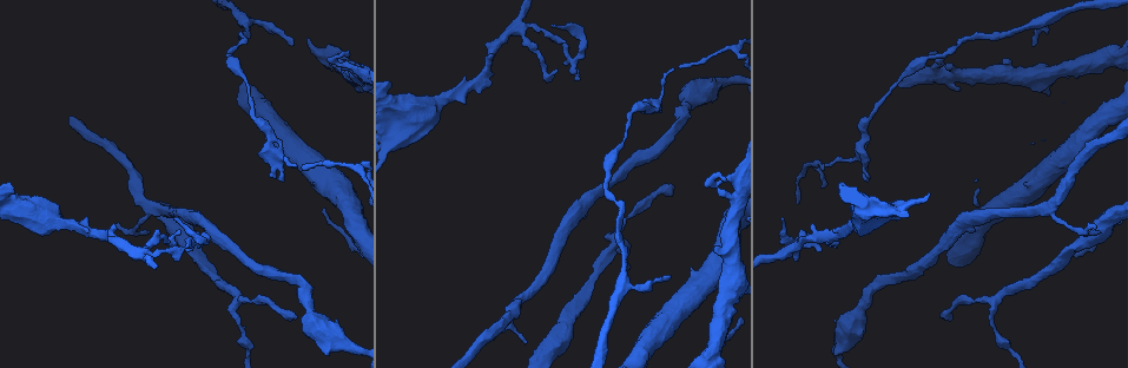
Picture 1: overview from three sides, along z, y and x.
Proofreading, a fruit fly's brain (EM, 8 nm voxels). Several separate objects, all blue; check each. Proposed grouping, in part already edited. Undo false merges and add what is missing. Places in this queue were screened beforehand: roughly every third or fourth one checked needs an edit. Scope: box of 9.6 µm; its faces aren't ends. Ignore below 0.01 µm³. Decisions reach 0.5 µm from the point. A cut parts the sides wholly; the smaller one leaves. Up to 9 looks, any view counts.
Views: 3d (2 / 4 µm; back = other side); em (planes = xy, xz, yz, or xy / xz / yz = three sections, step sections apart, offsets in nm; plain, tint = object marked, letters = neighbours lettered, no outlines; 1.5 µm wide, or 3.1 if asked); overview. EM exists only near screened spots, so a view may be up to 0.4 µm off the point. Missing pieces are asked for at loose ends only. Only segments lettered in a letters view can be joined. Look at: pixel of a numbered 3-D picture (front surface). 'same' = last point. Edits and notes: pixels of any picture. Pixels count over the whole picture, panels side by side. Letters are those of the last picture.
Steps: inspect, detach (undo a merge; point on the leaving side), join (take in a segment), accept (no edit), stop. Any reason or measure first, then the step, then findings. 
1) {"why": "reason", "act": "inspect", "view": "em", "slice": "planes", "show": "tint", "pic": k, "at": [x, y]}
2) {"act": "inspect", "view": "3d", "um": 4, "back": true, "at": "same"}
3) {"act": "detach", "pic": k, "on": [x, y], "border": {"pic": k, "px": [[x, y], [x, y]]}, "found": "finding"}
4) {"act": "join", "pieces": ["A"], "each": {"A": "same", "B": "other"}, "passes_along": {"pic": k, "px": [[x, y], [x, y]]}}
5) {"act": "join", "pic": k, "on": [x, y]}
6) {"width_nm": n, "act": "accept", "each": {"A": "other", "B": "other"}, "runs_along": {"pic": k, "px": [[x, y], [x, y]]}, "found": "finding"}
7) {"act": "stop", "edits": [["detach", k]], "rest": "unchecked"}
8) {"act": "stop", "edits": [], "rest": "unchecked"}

{"why": "thin end", "act": "inspect", "view": "em", "slice": "yz", "step": 8, "show": "tint", "pic": 1, "at": [295, 317]}

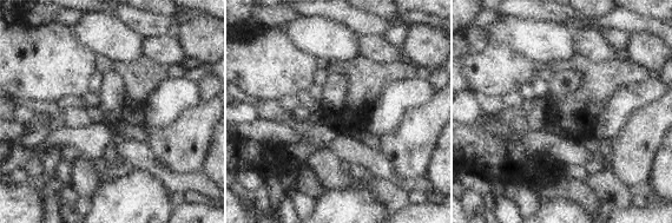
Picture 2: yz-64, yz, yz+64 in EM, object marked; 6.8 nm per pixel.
{"act": "inspect", "view": "em", "slice": "planes", "show": "letters", "at": "same"}

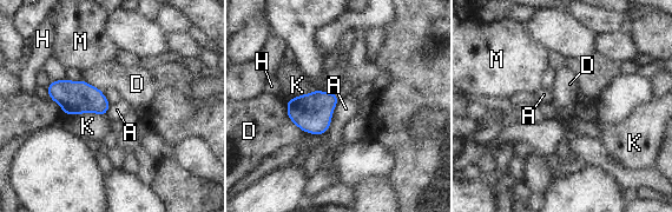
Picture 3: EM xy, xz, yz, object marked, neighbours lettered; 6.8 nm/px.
{"width_nm": 200, "act": "accept", "each": {"A": "other", "D": "other", "H": "other", "K": "other", "M": "other"}, "border": {"pic": 3, "px": [[338, 100], [330, 126], [325, 132]]}, "found": "none of them fits"}

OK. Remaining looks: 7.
{"why": "stops while still wide", "act": "inspect", "view": "em", "slice": "planes", "show": "letters", "pic": 1, "at": [338, 60]}

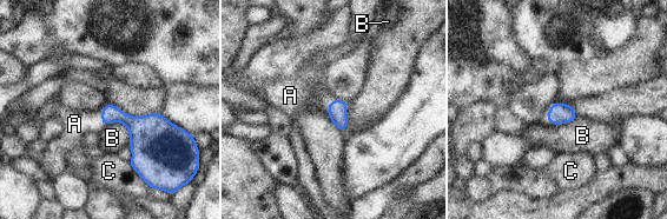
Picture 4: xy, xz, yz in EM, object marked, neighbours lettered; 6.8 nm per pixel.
{"act": "join", "pieces": ["A"], "each": {"A": "same", "B": "other", "C": "other"}, "found": "the neuron continues"}

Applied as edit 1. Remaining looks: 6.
{"act": "inspect", "view": "em", "slice": "planes", "show": "letters", "pic": 1, "at": [936, 67]}

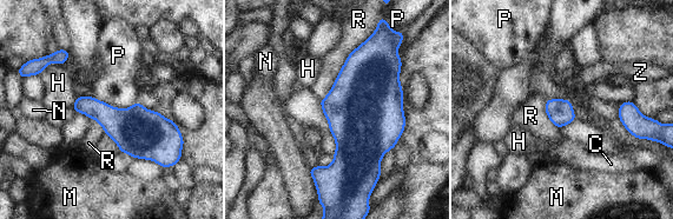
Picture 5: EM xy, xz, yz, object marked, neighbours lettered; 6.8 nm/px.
{"act": "accept", "each": {"C": "other", "H": "other", "M": "other", "N": "other", "P": "other", "R": "other", "Z": "other"}, "border": {"pic": 5, "px": [[93, 95], [117, 107], [137, 101]]}, "found": "one neuron here"}

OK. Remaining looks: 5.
{"why": "an open end", "act": "inspect", "view": "em", "slice": "planes", "show": "letters", "pic": 1, "at": [175, 217]}

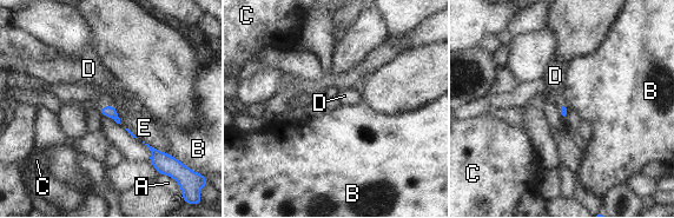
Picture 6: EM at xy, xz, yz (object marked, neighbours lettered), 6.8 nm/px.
{"longest_contact_nm": ["E", 200], "act": "accept", "each": {"A": "other", "B": "other", "C": "other", "D": "other", "E": "other"}, "found": "none of them fits"}

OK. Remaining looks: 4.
{"act": "stop", "edits": [["join", 4]], "rest": "unchecked"}

